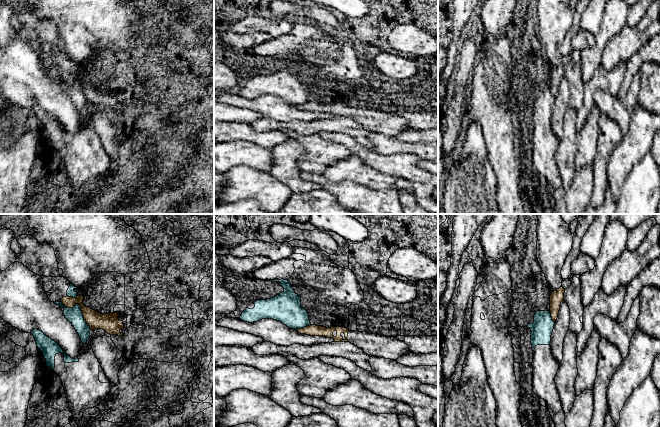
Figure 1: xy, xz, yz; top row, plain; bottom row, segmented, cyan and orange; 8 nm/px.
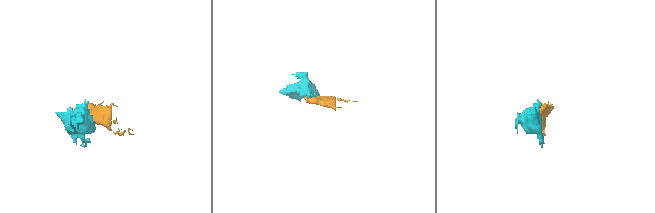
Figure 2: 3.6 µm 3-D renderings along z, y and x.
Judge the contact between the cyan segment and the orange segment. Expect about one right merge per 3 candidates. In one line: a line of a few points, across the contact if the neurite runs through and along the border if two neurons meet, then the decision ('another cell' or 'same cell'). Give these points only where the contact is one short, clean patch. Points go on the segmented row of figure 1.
line xy (62, 297), (61, 302), (67, 307), (79, 305), (91, 329); another cell

